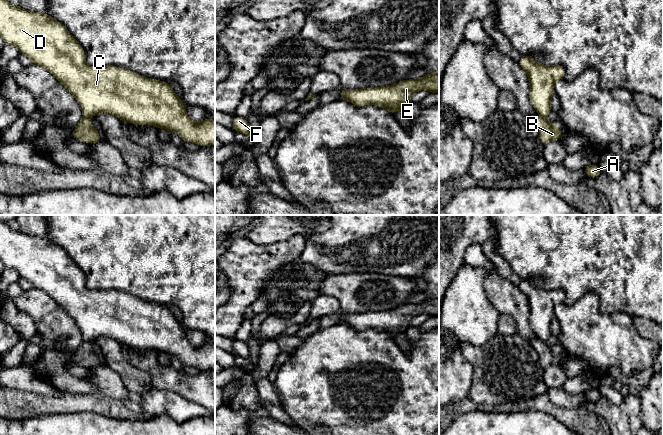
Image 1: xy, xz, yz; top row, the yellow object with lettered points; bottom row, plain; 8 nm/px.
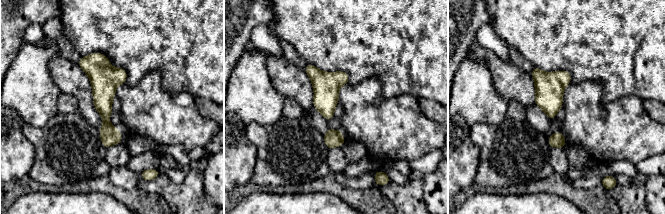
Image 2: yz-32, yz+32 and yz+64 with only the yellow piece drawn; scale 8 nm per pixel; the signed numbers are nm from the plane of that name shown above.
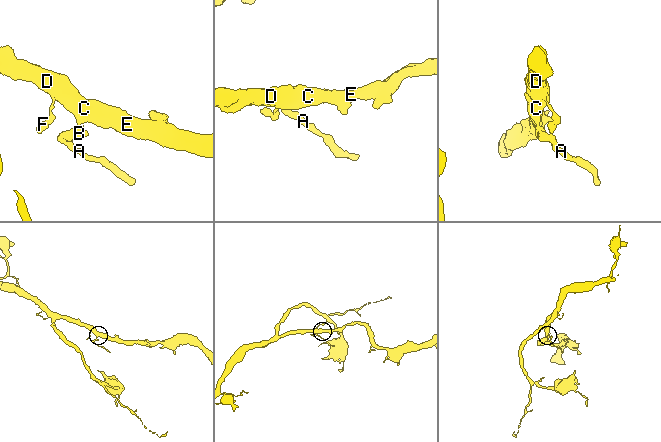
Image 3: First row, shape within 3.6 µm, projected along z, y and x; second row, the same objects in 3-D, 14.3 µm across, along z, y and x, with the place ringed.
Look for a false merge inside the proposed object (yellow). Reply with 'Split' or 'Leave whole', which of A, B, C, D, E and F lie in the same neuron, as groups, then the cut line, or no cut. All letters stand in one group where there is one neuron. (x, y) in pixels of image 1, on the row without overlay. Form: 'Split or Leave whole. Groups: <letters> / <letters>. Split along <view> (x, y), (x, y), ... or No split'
Split. Groups: A B / C D E F. Split along xy (84, 340), (87, 341)

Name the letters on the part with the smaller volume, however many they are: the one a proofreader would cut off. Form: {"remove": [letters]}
{"remove": ["A", "B"]}

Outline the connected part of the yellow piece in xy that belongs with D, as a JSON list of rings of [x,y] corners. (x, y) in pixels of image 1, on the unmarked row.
[[[0,221],[0,260],[4,266],[16,270],[21,278],[50,296],[78,325],[84,341],[95,340],[98,337],[108,337],[116,340],[122,346],[134,349],[153,349],[159,353],[167,353],[178,358],[183,365],[194,366],[200,371],[215,368],[215,342],[193,346],[186,337],[184,326],[173,315],[168,306],[142,301],[130,294],[116,291],[91,291],[86,287],[85,276],[77,264],[59,245],[47,237],[26,235],[18,229],[12,229],[6,222]]]

